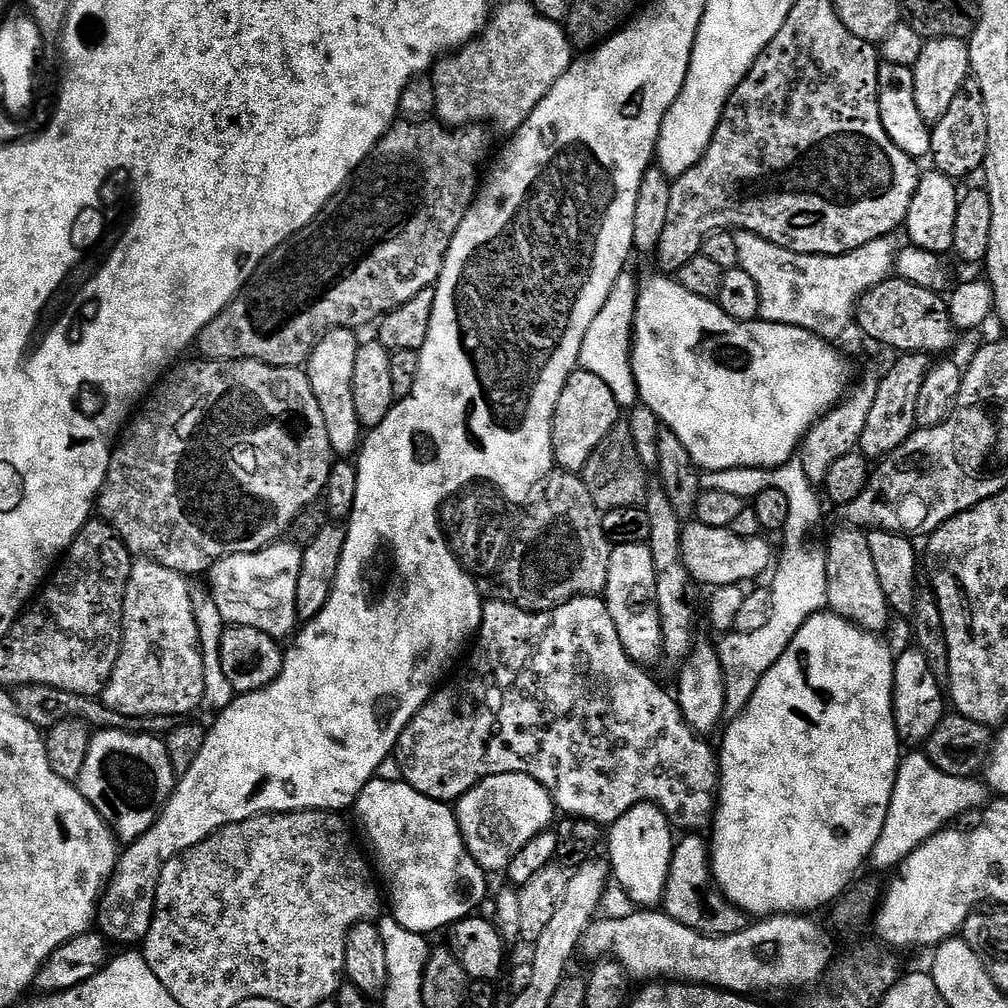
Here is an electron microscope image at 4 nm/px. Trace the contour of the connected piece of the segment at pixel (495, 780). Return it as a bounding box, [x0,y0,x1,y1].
[454,772,554,873]

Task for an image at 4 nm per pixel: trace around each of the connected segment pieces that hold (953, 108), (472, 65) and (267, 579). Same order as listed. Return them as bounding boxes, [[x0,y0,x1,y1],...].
[[930,78,986,180],[434,12,574,134],[210,542,303,638]]

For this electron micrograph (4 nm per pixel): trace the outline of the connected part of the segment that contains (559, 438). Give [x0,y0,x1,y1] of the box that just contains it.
[552,370,621,473]

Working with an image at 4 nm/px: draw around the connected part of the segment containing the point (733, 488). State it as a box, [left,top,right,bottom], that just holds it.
[700,458,820,540]

